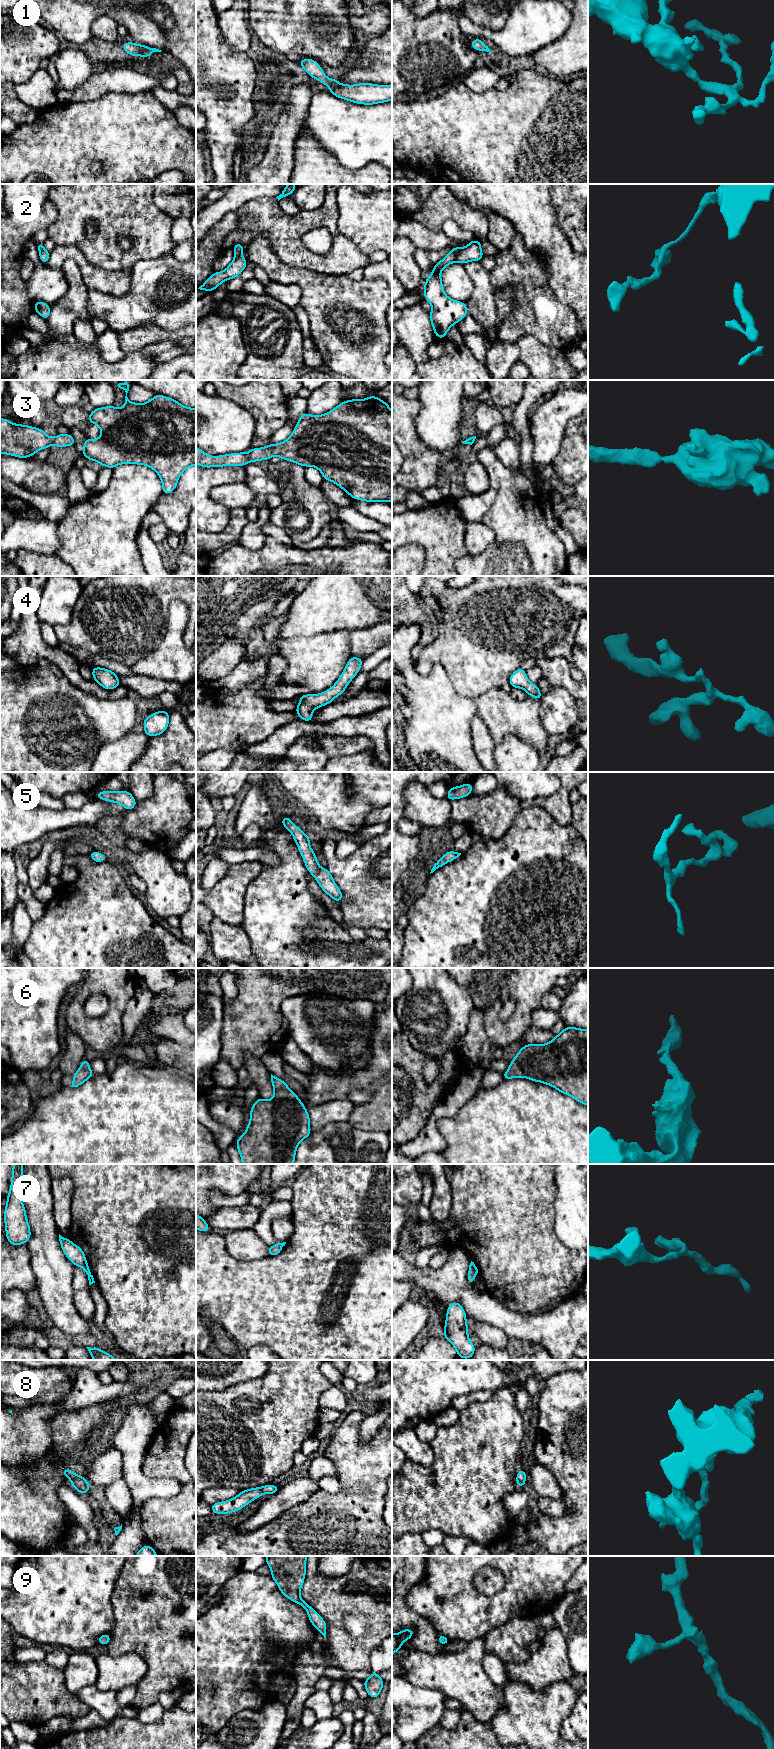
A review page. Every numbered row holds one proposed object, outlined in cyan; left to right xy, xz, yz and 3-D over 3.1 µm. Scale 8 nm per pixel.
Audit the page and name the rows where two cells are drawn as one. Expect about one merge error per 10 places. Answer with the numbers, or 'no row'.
2

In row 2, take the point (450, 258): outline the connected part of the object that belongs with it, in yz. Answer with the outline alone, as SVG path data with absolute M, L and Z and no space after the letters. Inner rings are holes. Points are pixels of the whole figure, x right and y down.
M453 246L450 253L433 266L432 271L433 272L441 272L445 267L447 267L448 265L452 264L455 261L456 256L463 249L465 249L465 247L454 247Z

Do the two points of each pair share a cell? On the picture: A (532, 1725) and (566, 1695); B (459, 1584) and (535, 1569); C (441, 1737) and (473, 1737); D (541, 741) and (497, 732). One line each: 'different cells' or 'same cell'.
A: same cell
B: same cell
C: same cell
D: same cell

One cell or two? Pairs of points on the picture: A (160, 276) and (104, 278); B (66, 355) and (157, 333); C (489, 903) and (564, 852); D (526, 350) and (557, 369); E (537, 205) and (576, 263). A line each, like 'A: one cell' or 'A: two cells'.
A: two cells
B: two cells
C: one cell
D: one cell
E: one cell

